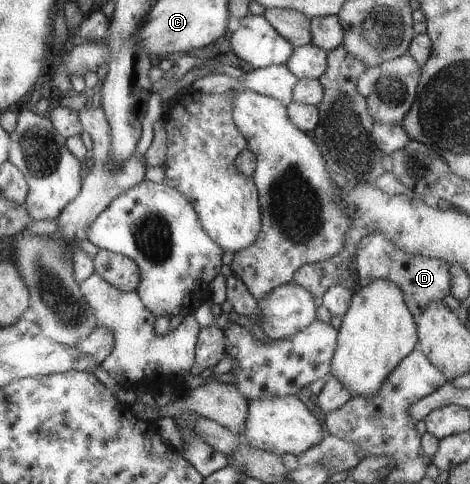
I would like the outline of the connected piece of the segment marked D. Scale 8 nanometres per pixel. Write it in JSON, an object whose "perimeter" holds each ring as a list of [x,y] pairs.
{"perimeter":[[[370,233],[352,247],[355,250],[354,263],[359,275],[359,286],[365,286],[377,279],[389,279],[400,286],[411,314],[419,316],[432,302],[441,301],[451,293],[449,263],[419,255],[412,255],[399,247],[384,234]]]}

